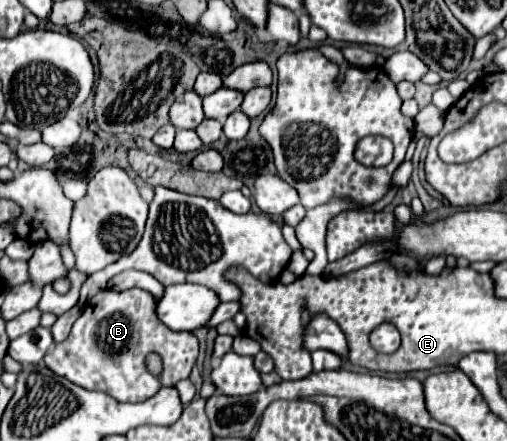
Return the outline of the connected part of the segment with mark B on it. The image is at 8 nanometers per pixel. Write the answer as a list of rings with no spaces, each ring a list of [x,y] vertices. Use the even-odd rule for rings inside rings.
[[[104,289],[94,295],[82,315],[76,319],[66,341],[56,343],[44,357],[44,363],[60,377],[90,389],[104,391],[116,401],[146,401],[158,389],[174,387],[180,379],[188,379],[198,359],[198,339],[188,331],[168,329],[156,315],[156,299],[144,289],[114,291]],[[156,351],[164,361],[162,377],[154,377],[144,367],[144,357]]]

